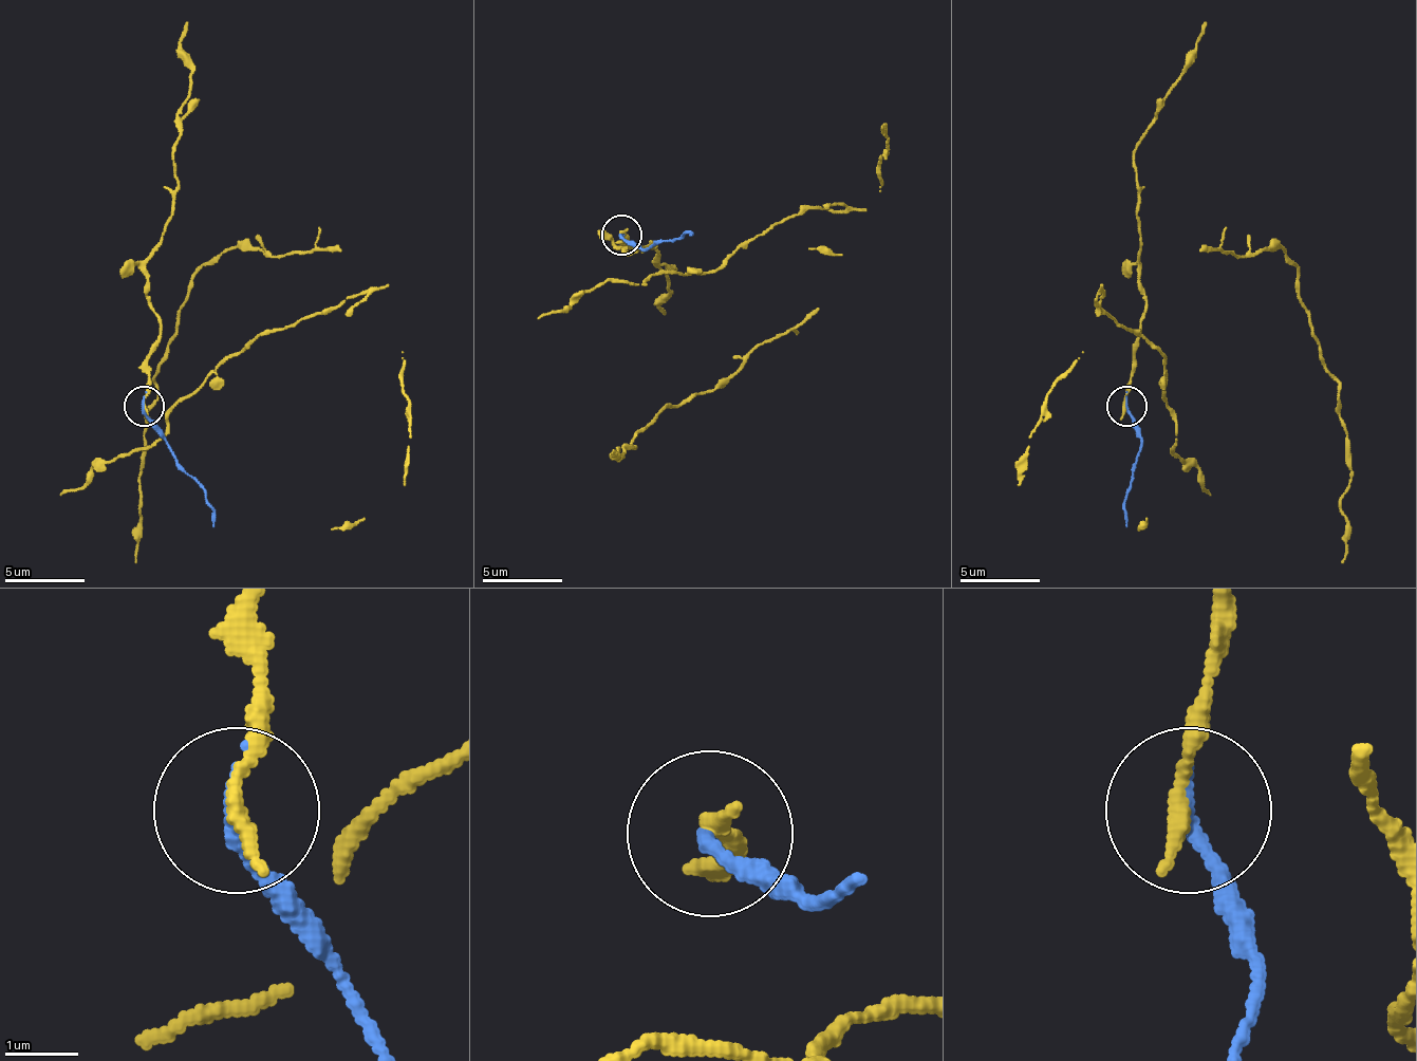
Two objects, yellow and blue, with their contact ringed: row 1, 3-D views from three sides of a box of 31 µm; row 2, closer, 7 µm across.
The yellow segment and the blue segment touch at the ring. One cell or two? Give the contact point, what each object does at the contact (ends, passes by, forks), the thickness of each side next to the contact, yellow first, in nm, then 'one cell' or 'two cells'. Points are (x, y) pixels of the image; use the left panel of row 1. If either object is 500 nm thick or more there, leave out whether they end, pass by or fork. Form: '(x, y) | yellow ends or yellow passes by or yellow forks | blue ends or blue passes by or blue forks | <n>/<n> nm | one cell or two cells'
(144, 406) | yellow ends | blue ends | 240/180 nm | two cells

